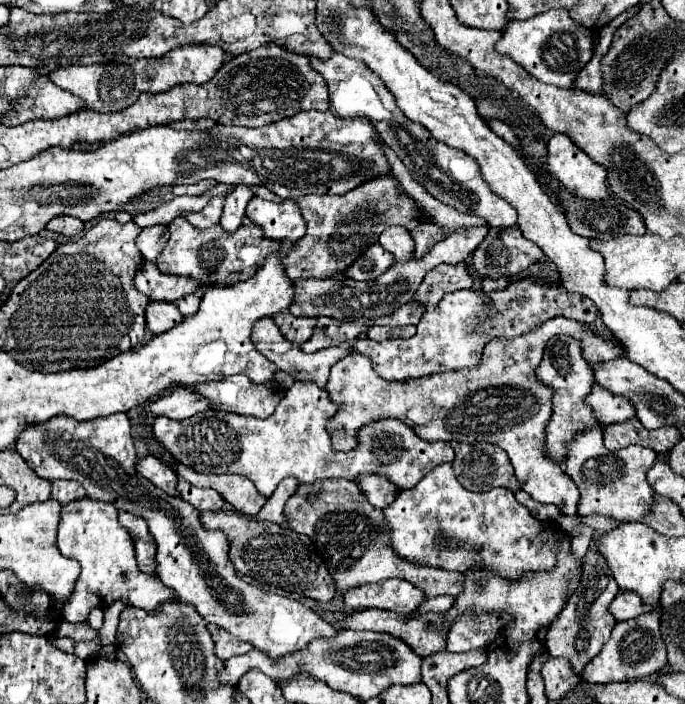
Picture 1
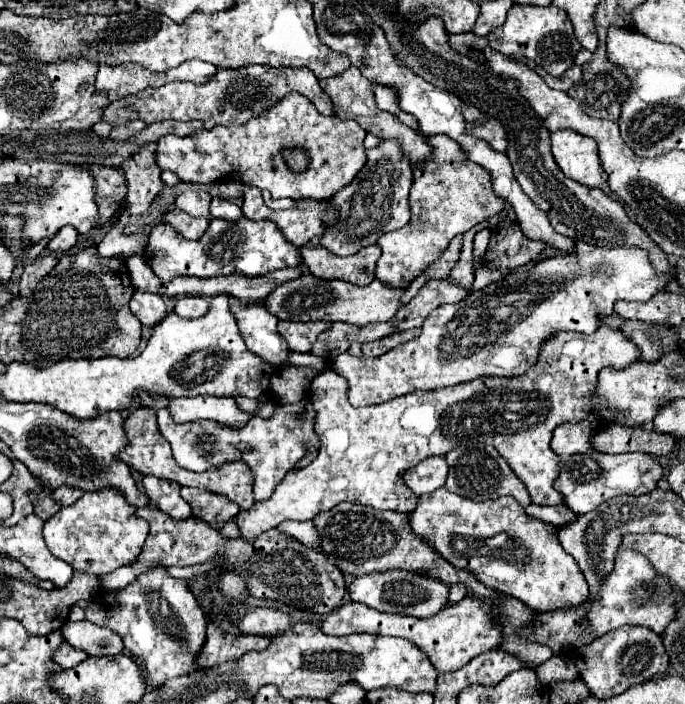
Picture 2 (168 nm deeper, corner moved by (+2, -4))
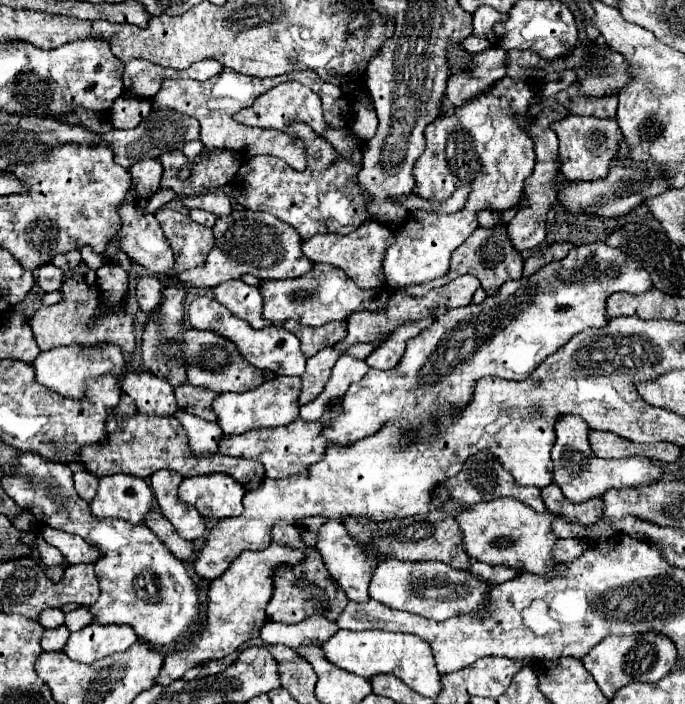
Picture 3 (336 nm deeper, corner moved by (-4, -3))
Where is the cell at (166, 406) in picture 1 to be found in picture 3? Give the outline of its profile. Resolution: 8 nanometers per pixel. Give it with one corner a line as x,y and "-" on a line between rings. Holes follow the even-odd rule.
276,376
270,382
260,384
260,388
254,388
252,392
242,392
242,394
220,394
214,400
214,412
218,416
218,424
224,434
242,434
252,428
272,428
272,426
286,426
292,420
298,418
298,400
296,396
300,394
300,378
288,378
288,376

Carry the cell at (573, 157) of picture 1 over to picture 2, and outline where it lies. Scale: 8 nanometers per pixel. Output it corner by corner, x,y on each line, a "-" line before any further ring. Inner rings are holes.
574,131
552,133
552,155
562,173
590,189
606,183
606,171
600,167
596,143

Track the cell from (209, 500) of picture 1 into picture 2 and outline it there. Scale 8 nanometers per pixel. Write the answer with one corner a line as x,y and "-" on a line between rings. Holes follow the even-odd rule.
182,487
182,497
190,503
192,515
198,519
204,519
208,523
216,521
228,521
234,515
238,515
240,507
226,497
220,497
210,491
202,489
192,489
192,487

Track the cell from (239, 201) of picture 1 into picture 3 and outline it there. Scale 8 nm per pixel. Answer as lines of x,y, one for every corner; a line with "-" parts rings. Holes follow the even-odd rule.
222,190
206,192
206,194
200,194
200,196
186,196
186,198
182,198
182,204
184,204
186,210
200,208
200,210
214,212
216,216
228,216
228,212
232,212
230,198

